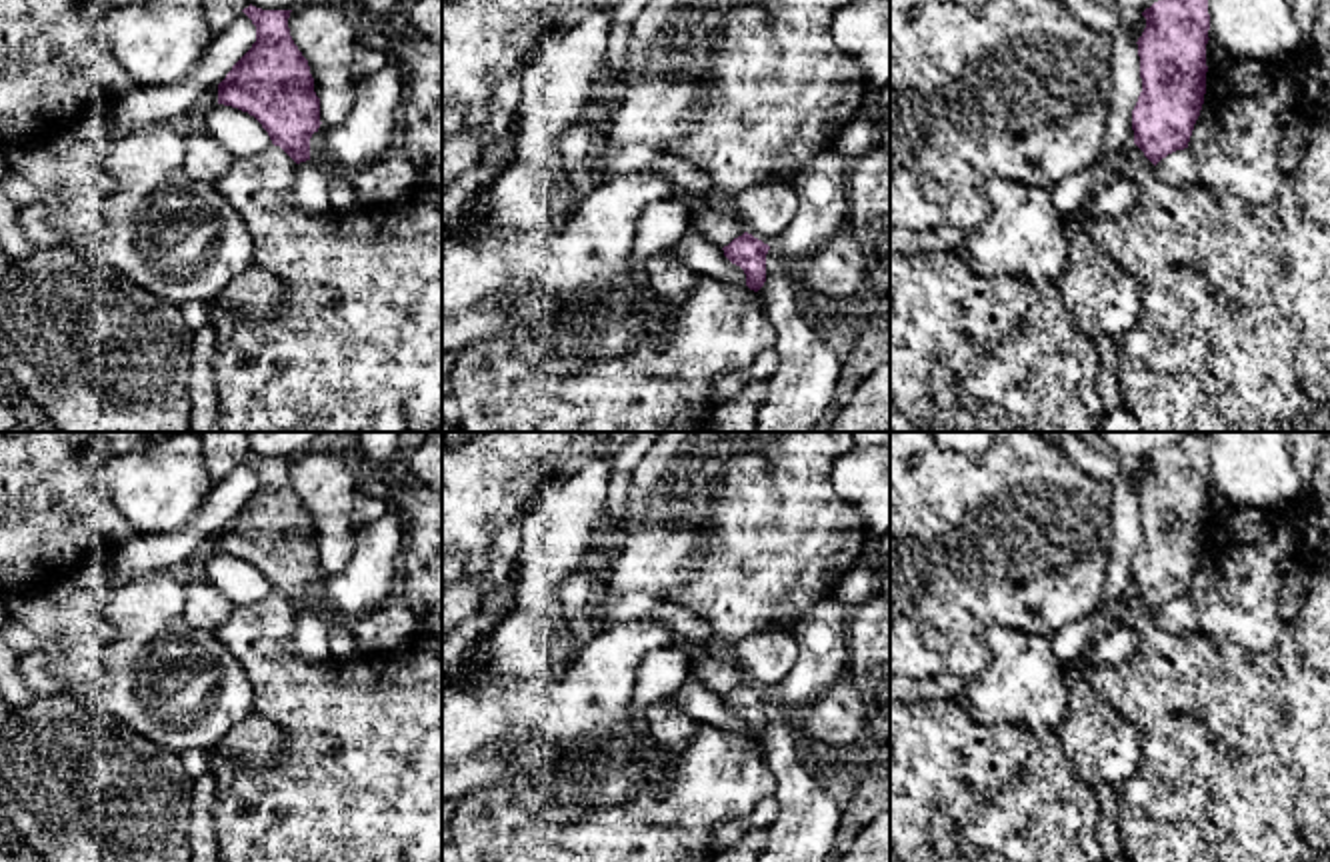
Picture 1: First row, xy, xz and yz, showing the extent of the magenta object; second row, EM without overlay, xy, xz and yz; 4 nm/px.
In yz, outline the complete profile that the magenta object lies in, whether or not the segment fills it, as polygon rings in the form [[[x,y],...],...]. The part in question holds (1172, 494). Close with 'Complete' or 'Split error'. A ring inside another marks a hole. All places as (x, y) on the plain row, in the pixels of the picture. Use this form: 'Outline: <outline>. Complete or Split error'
Outline: [[[1184,432],[1142,460],[1142,540],[1132,558],[1134,592],[1156,614],[1188,596],[1206,542],[1208,434]]]. Complete

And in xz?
Outline: [[[744,680],[722,698],[732,712],[744,718],[746,734],[758,740],[766,730],[766,702],[770,694]]]. Complete

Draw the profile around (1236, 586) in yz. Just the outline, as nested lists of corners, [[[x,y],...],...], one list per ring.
[[[1298,502],[1278,508],[1238,506],[1224,518],[1206,520],[1204,552],[1188,590],[1206,636],[1256,652],[1276,646],[1282,630],[1278,616],[1282,574],[1292,562],[1308,564],[1296,512]]]

